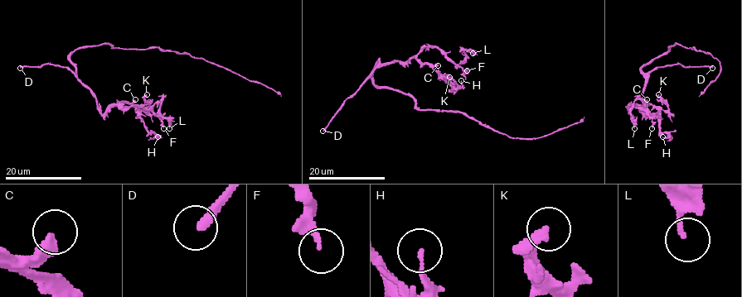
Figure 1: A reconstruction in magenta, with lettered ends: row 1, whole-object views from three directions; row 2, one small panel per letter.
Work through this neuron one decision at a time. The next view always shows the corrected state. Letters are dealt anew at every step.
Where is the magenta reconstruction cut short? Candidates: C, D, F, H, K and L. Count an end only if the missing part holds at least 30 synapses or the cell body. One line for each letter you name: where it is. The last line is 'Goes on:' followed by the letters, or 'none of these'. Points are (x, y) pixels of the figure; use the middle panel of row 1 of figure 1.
D: at (322, 131)
Goes on: D

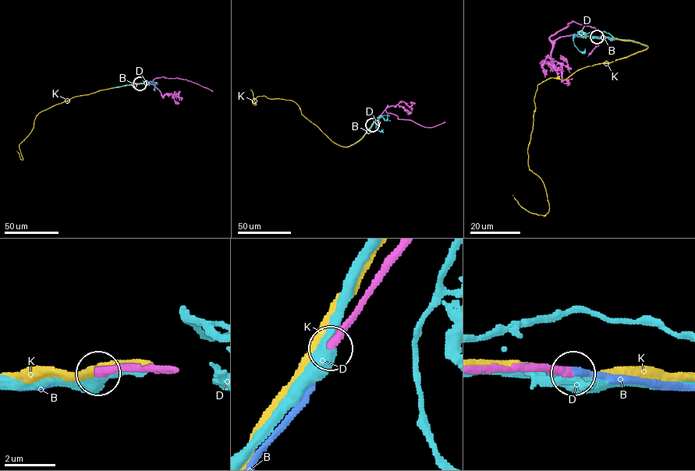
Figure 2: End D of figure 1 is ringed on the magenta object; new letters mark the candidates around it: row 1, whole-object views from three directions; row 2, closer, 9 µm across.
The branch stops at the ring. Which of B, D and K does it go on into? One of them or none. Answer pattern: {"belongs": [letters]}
{"belongs": ["B"]}

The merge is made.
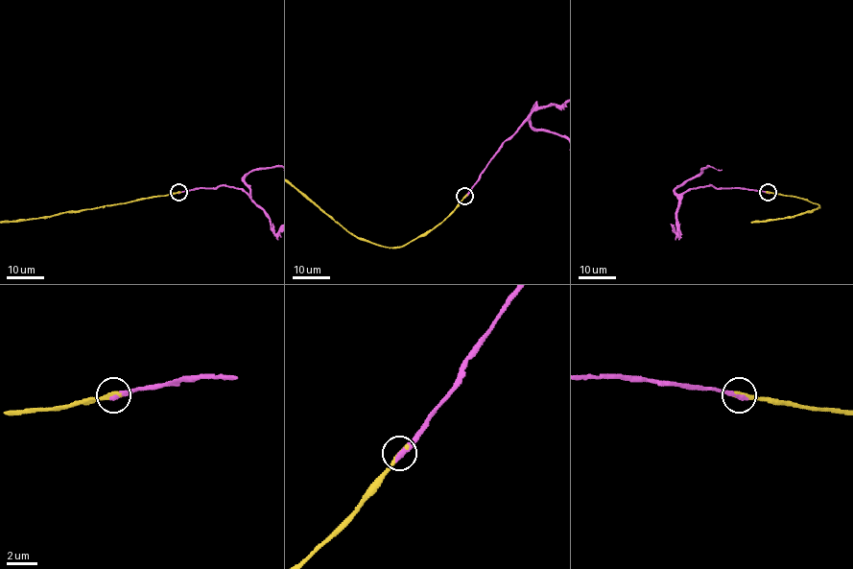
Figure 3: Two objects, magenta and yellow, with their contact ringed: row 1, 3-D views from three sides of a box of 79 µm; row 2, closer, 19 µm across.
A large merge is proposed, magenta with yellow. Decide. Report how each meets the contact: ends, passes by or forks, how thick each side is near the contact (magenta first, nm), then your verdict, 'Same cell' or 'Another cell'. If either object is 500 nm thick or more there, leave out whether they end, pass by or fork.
At the ring magenta ends. At the ring yellow ends. Thickness 360 nm (magenta) against 320 nm. Same cell

